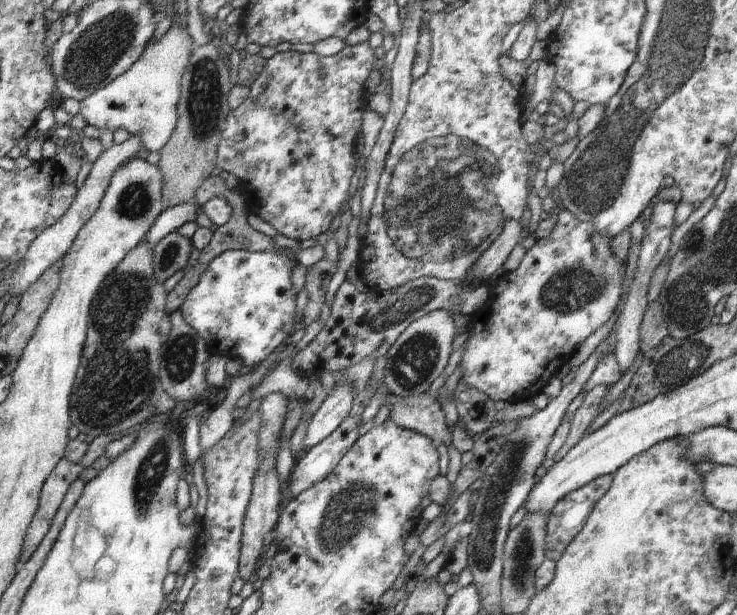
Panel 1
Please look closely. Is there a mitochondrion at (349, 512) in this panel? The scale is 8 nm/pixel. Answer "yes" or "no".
yes

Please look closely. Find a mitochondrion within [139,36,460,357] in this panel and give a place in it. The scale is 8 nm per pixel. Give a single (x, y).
(205, 97)

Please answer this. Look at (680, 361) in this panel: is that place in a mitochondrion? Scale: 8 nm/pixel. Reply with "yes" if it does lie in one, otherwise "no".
yes

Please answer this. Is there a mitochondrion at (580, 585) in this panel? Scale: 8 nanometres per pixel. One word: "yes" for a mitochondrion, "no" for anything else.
no

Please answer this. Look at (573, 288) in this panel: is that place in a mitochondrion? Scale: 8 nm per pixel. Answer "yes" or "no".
yes

